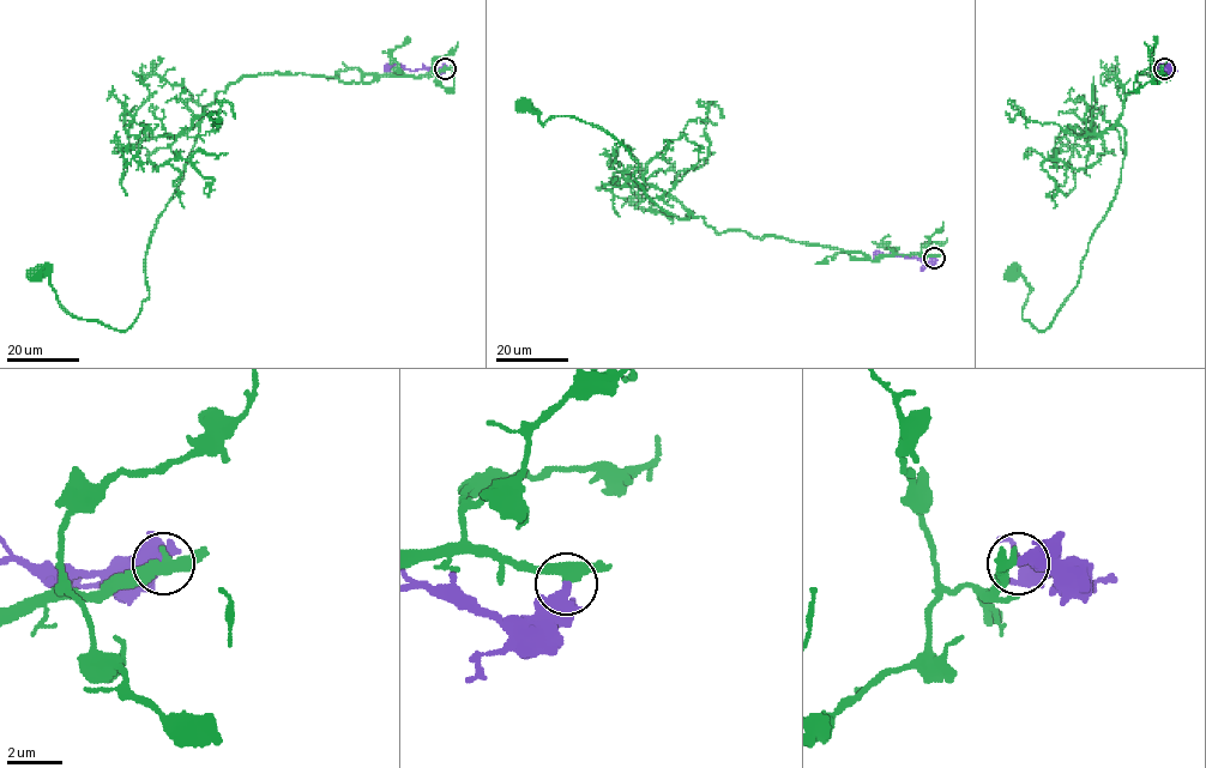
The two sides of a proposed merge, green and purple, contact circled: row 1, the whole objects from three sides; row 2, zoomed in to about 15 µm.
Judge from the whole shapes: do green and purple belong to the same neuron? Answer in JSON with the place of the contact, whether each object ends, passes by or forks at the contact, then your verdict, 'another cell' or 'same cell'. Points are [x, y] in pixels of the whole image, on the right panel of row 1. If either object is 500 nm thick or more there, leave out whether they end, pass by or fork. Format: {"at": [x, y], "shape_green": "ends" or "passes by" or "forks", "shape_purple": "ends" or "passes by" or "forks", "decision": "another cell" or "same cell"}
{"at": [1164, 68], "shape_green": "passes by", "shape_purple": "passes by", "decision": "another cell"}

